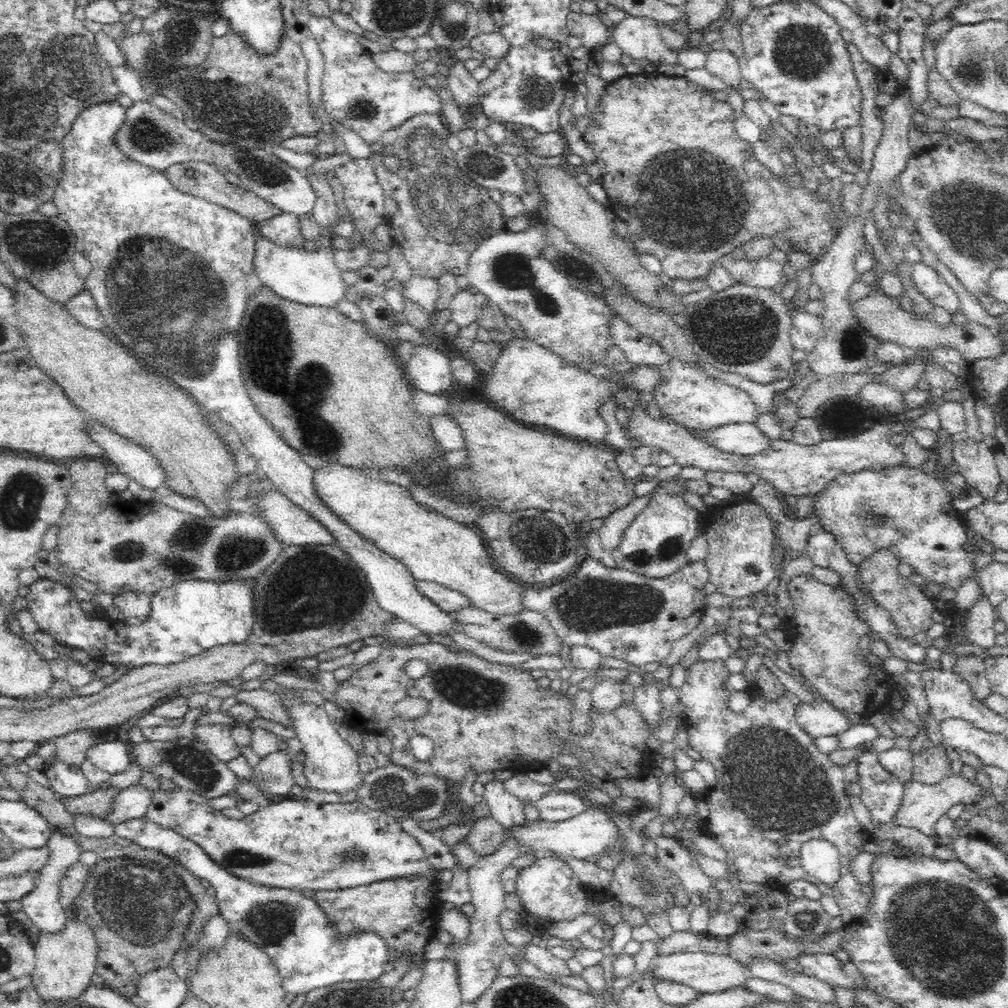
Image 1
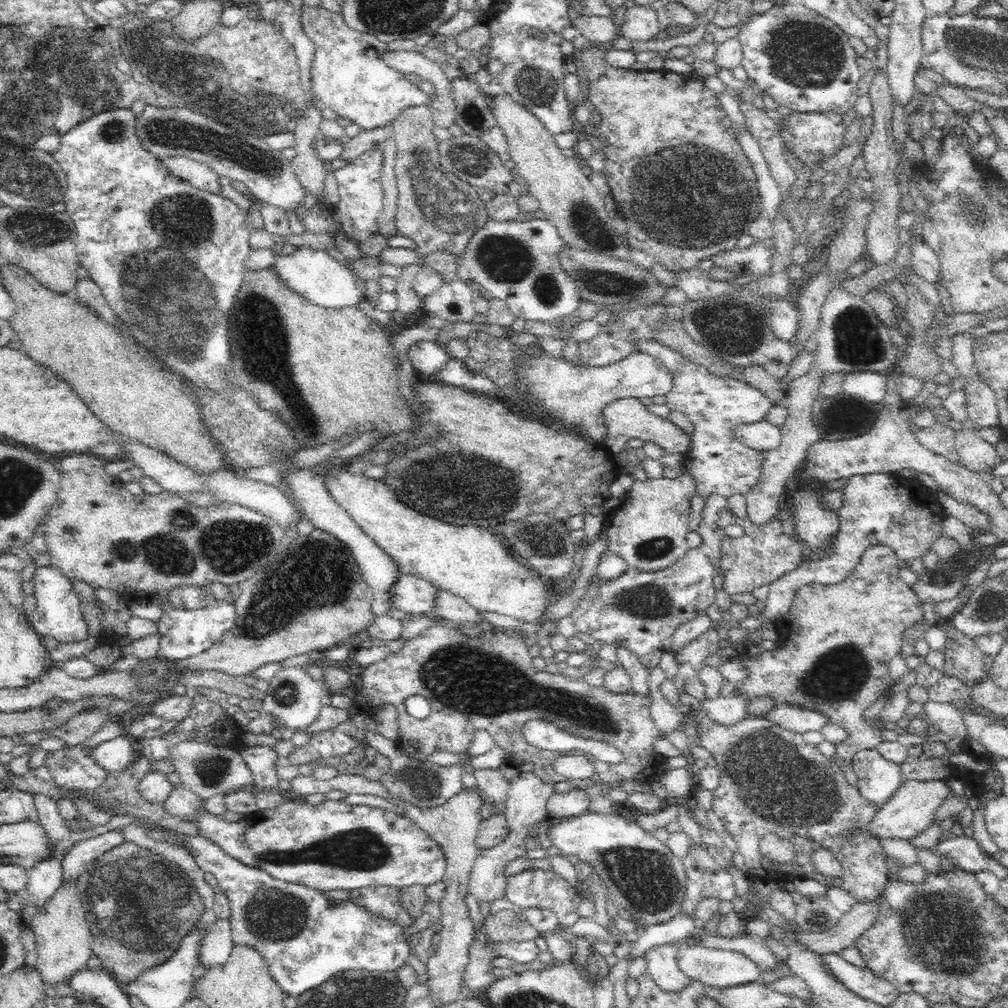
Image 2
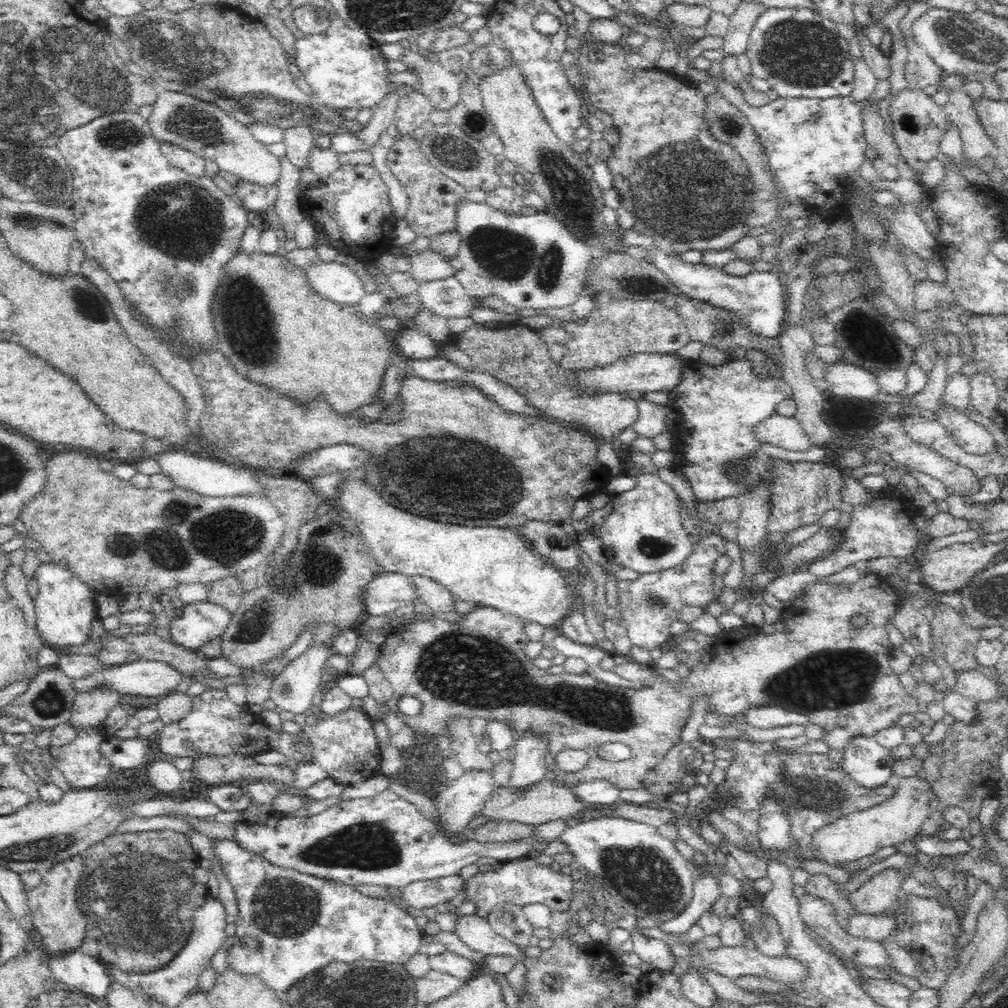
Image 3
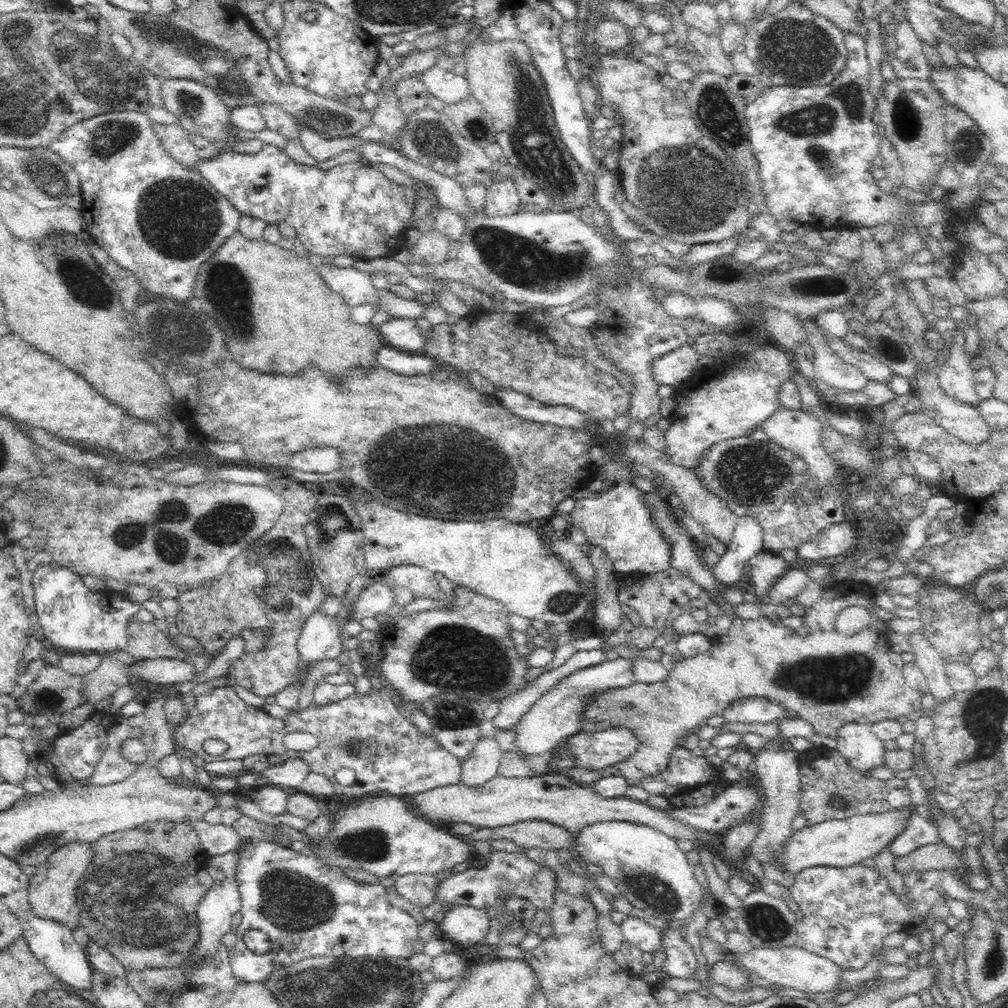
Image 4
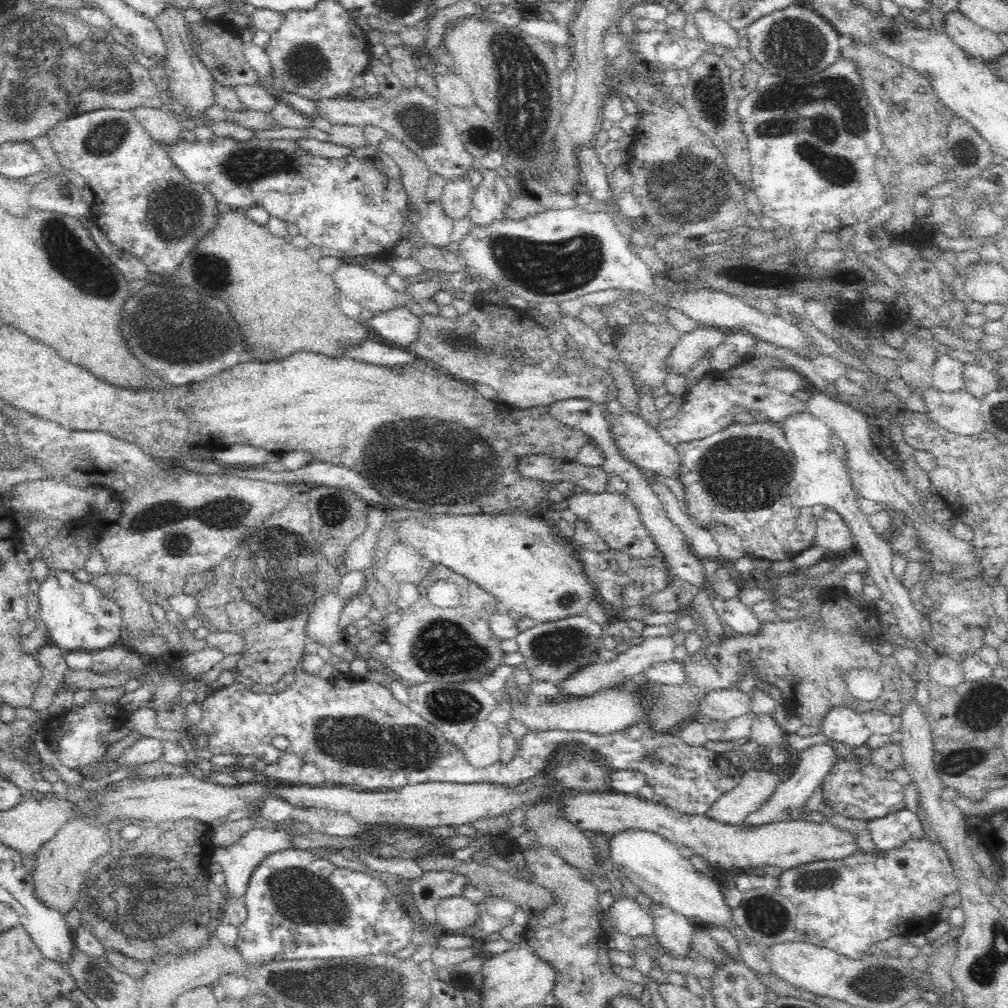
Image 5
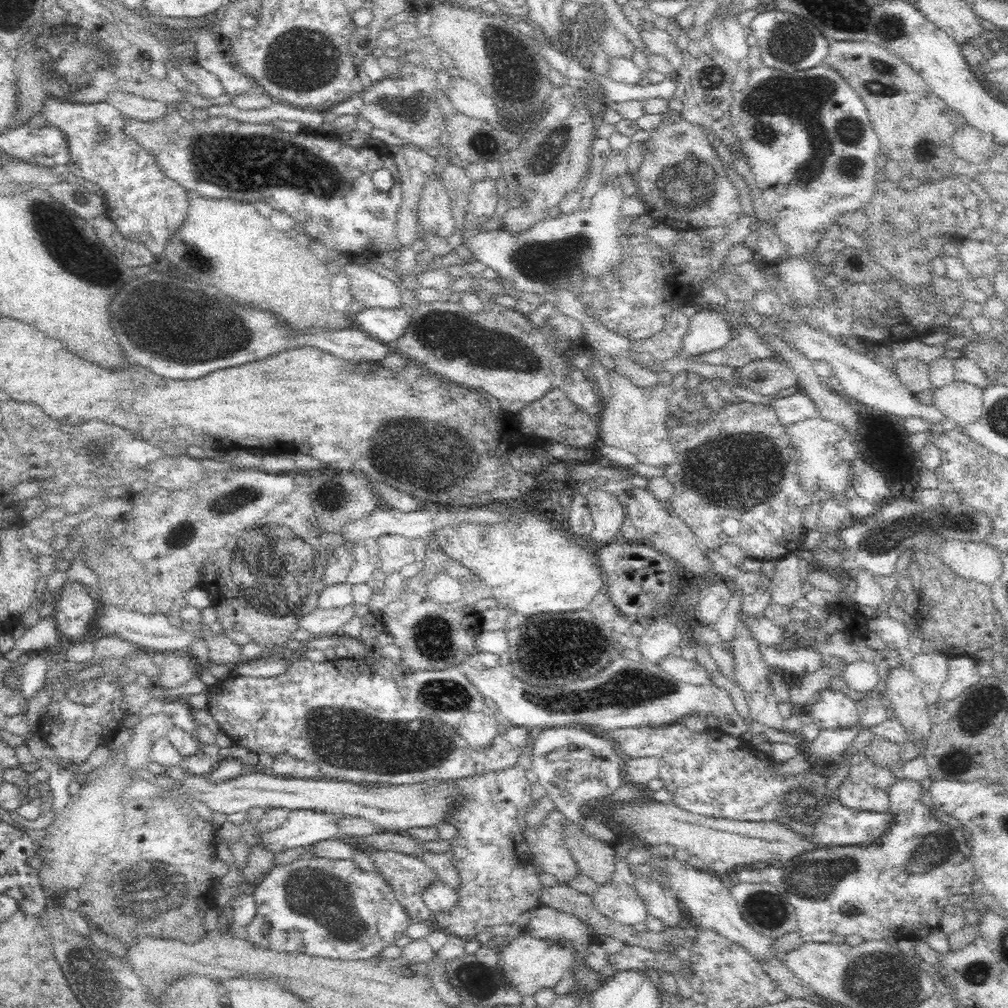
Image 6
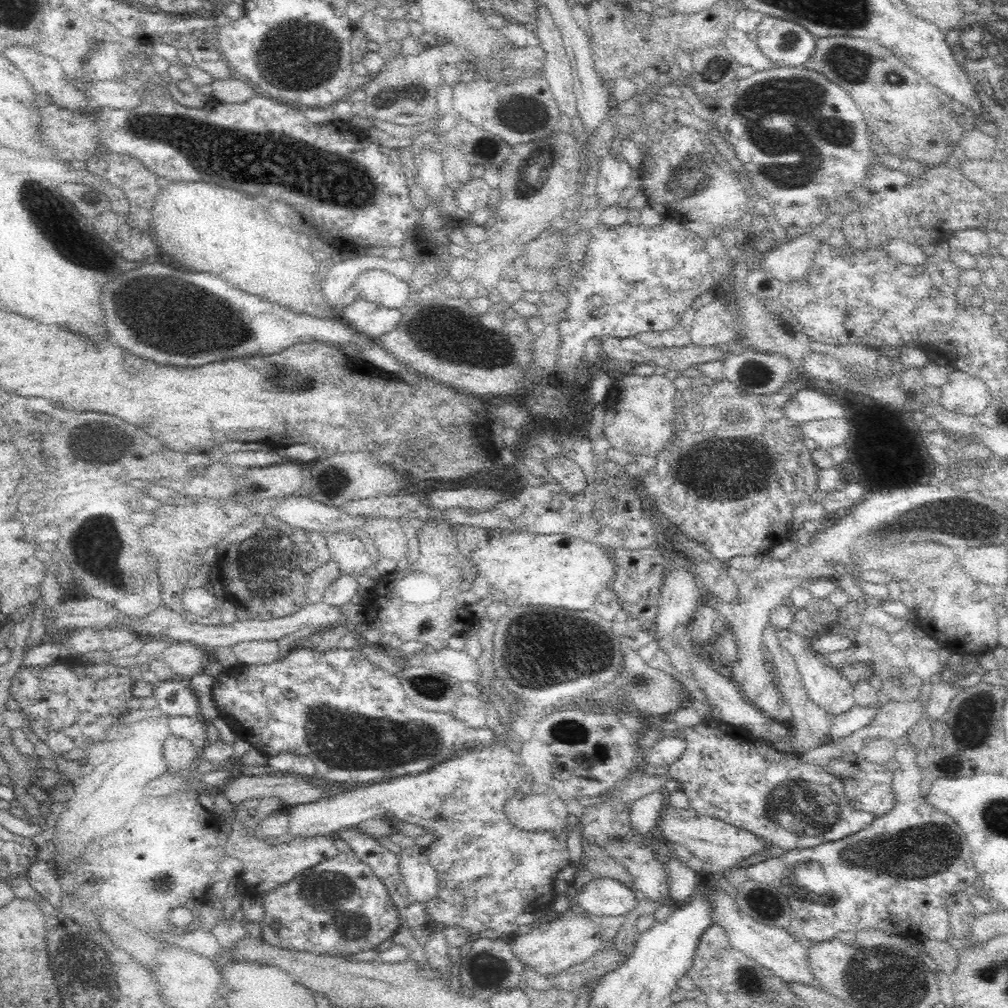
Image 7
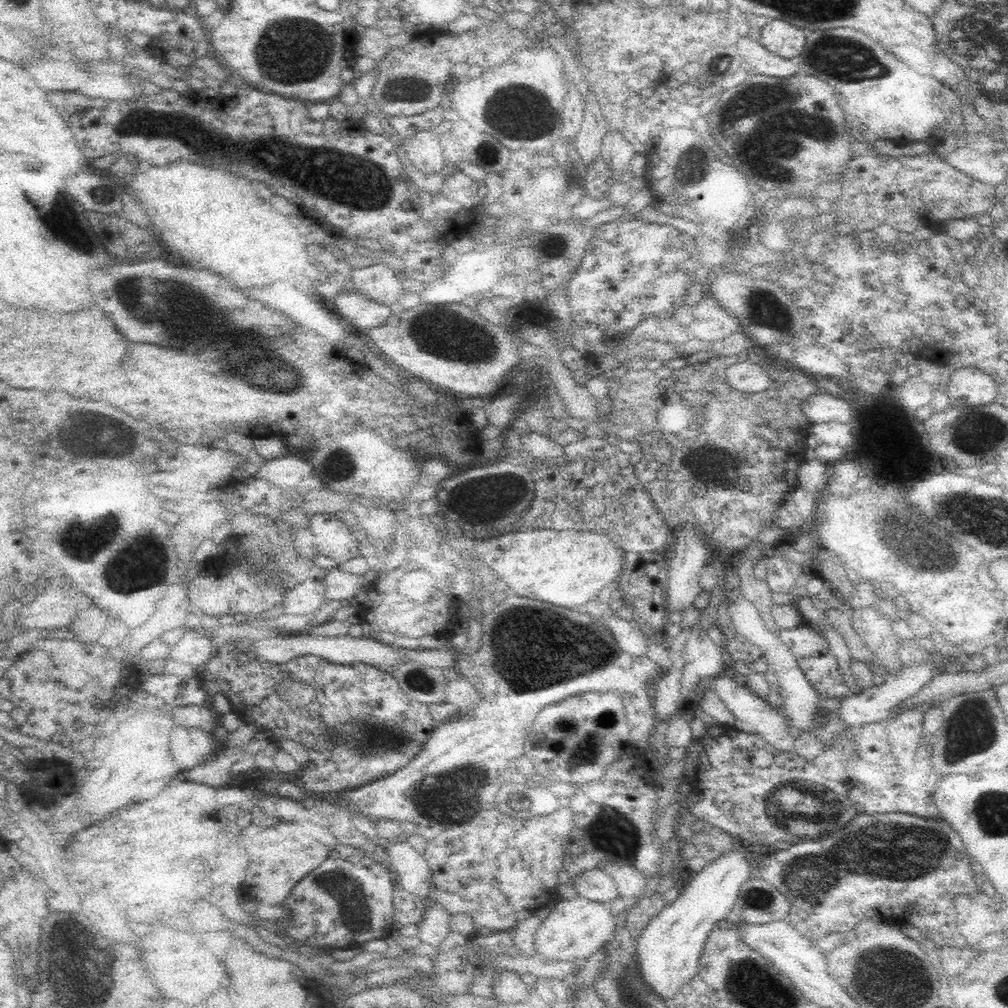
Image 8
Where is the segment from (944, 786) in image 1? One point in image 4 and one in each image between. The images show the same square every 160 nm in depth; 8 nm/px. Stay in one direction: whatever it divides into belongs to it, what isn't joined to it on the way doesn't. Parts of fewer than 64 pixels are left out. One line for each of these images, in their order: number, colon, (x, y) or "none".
2: (911, 810)
3: (854, 836)
4: (840, 843)

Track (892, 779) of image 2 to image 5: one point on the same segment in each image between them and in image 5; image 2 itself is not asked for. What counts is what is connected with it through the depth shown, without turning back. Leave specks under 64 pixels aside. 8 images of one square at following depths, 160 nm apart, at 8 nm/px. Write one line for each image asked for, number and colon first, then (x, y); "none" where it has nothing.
3: (867, 762)
4: (856, 743)
5: (841, 724)

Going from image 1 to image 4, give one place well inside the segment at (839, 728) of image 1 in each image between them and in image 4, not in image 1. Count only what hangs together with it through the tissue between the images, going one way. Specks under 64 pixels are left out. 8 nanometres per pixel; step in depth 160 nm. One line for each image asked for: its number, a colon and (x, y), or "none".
2: (798, 720)
3: (762, 717)
4: (752, 709)

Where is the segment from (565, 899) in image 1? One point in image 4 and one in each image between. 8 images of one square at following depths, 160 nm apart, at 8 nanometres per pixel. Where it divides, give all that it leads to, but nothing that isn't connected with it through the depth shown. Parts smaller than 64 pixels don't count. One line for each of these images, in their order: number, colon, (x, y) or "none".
2: (531, 888)
3: (523, 881)
4: (512, 873)

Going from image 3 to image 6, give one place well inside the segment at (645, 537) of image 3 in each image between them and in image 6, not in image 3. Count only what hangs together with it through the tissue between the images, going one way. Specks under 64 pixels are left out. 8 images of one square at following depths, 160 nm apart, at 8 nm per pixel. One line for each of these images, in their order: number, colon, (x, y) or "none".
4: (616, 519)
5: (613, 516)
6: (608, 512)

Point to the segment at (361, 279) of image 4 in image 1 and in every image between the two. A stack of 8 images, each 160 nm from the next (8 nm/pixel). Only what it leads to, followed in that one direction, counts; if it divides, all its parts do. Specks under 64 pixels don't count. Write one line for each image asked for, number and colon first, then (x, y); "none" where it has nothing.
1: (305, 277)
2: (328, 283)
3: (336, 281)

